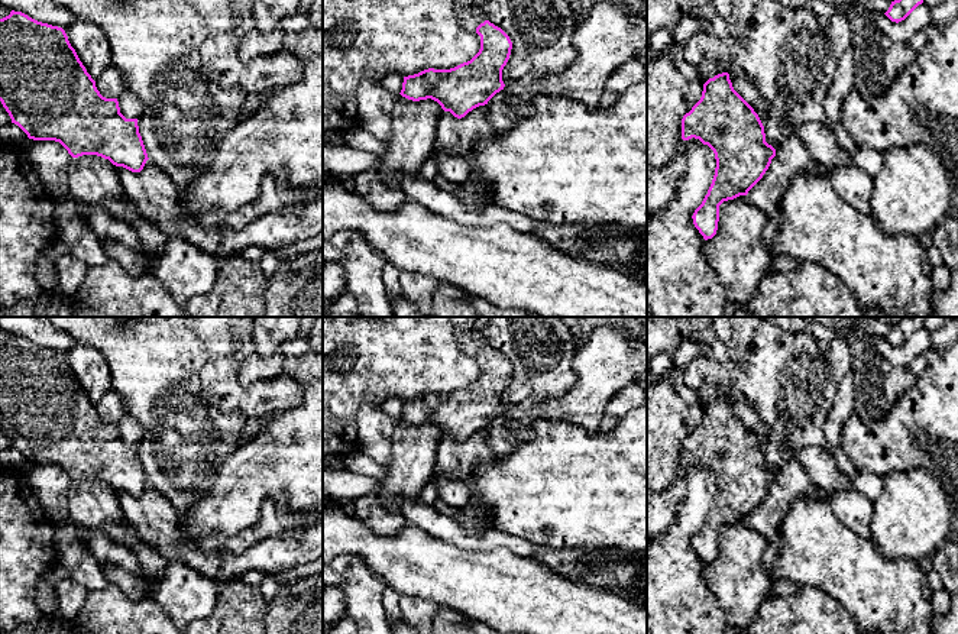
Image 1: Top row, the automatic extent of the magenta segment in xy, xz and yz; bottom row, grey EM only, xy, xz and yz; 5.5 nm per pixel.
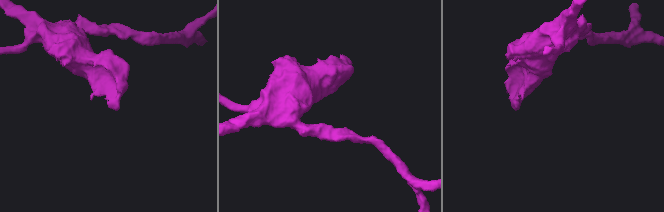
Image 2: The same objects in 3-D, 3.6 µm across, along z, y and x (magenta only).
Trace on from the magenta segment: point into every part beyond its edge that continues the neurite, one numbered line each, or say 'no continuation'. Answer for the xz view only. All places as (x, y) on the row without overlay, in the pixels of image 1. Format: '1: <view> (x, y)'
1: xz (469, 340)

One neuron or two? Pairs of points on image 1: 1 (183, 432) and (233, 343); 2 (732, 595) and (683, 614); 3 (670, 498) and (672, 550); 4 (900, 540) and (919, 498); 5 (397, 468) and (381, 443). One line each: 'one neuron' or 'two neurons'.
1: one neuron
2: two neurons
3: two neurons
4: one neuron
5: two neurons

